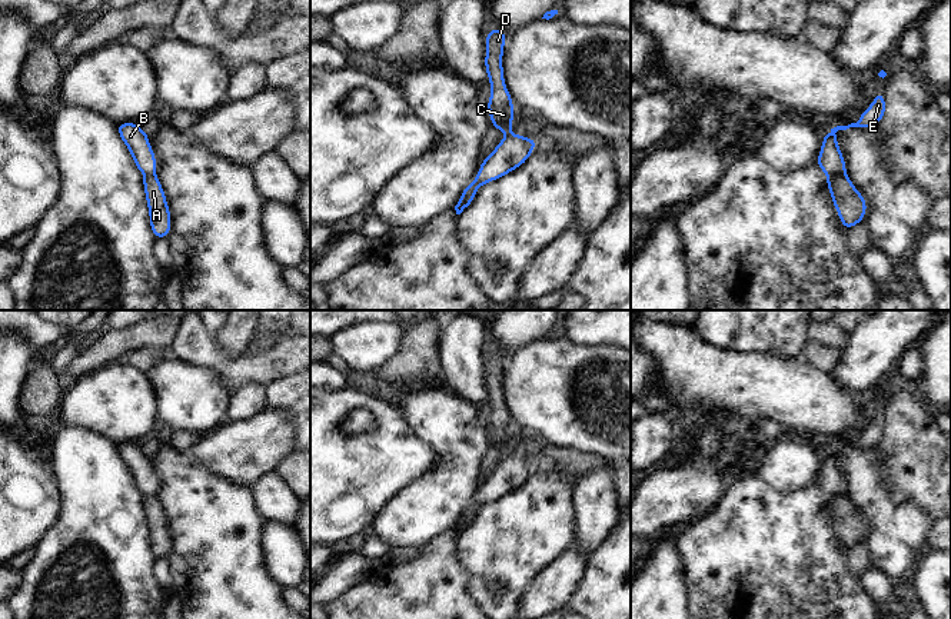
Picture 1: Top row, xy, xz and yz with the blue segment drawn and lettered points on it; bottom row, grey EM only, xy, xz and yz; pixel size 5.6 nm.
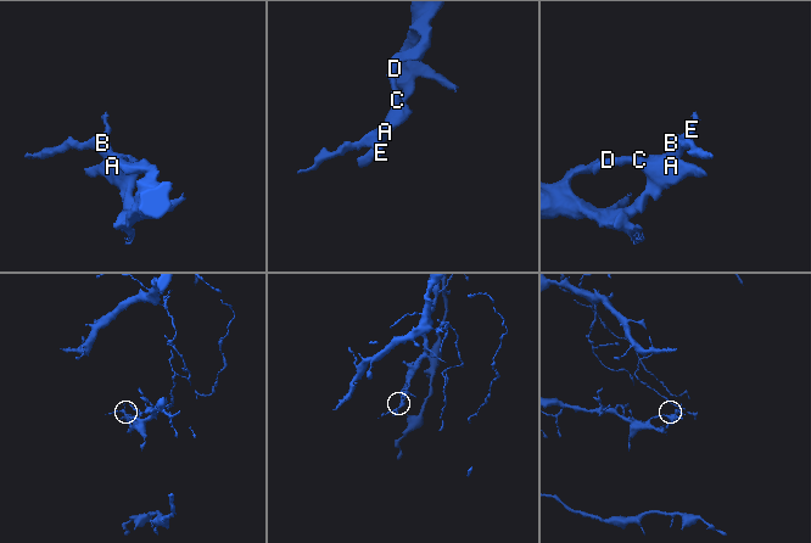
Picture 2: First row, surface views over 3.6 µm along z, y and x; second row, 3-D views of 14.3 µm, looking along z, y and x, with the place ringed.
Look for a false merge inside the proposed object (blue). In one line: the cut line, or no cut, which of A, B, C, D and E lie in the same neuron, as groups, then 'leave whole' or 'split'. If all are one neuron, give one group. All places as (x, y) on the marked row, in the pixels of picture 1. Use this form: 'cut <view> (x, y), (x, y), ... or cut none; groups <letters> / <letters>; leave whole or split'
cut yz (843, 173), (828, 177); groups A C D / B E; split

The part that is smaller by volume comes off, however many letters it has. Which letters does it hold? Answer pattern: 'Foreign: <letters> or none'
Foreign: A, C, D.

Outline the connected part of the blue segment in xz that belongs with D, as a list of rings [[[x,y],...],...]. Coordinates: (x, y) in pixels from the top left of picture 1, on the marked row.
[[[502,29],[488,30],[486,33],[486,57],[483,60],[486,66],[486,74],[491,84],[489,103],[486,106],[492,126],[498,130],[508,133],[513,122],[513,104],[512,97],[506,89],[503,80],[503,66],[501,63],[503,57],[503,44],[506,41],[505,31]]]

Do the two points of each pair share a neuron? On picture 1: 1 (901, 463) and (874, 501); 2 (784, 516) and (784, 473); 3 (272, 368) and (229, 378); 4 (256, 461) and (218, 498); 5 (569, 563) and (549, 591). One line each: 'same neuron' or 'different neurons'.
1: different neurons
2: different neurons
3: same neuron
4: different neurons
5: same neuron

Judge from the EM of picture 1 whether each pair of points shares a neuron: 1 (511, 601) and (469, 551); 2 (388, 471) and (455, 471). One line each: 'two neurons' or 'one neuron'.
1: one neuron
2: two neurons

